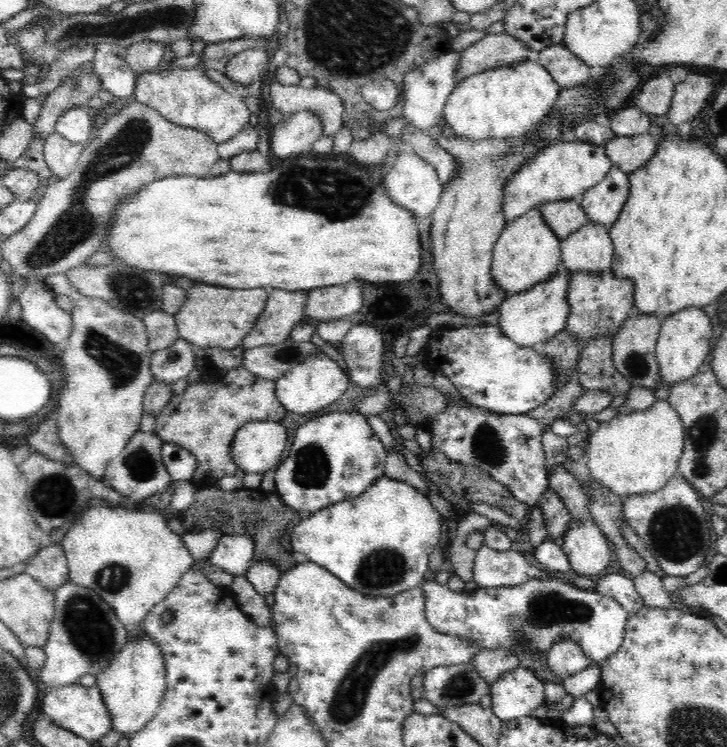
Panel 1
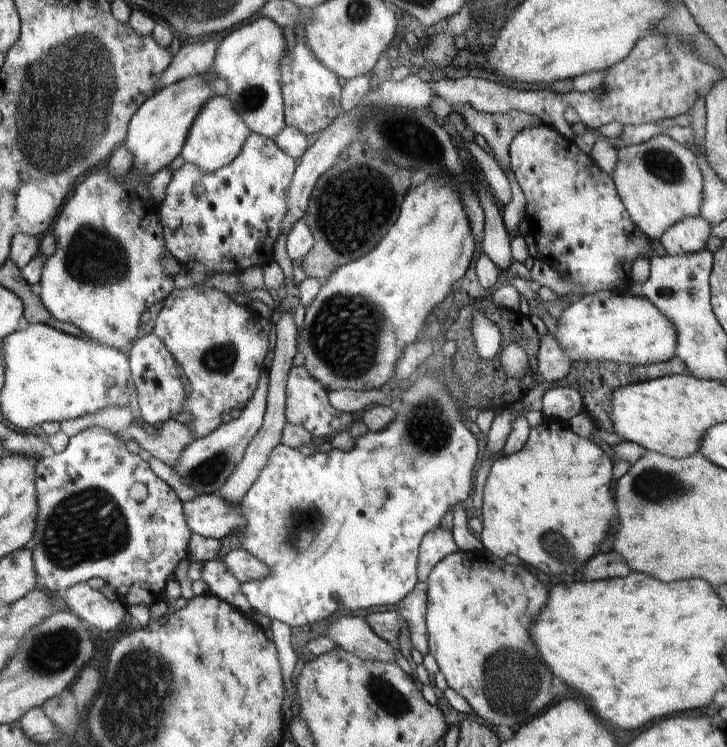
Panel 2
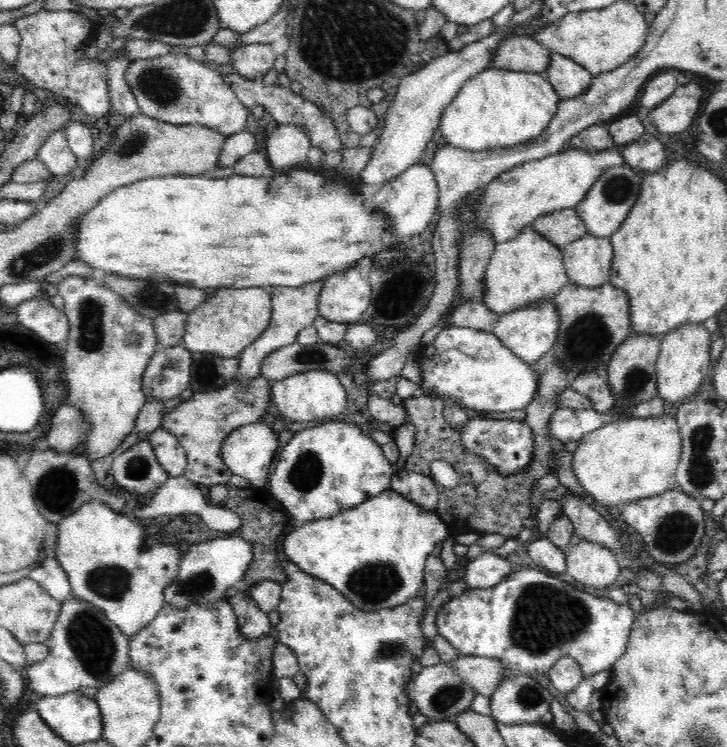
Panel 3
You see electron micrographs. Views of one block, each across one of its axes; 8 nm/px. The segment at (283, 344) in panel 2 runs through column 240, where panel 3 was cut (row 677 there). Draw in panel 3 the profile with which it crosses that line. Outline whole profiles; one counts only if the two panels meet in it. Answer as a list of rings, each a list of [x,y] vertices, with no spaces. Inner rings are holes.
[[[460,655],[447,665],[458,672],[462,681],[476,691],[476,695],[491,698],[504,680],[503,670],[505,668],[495,658]]]

